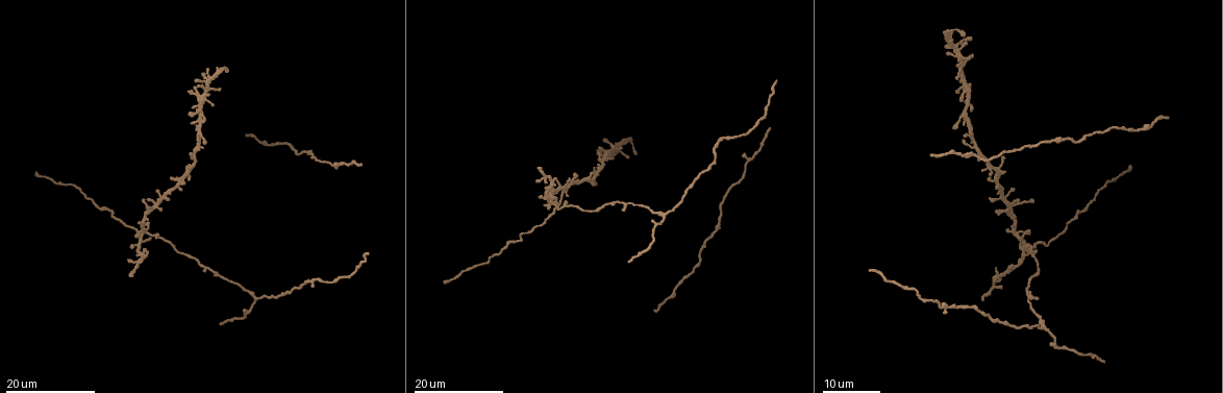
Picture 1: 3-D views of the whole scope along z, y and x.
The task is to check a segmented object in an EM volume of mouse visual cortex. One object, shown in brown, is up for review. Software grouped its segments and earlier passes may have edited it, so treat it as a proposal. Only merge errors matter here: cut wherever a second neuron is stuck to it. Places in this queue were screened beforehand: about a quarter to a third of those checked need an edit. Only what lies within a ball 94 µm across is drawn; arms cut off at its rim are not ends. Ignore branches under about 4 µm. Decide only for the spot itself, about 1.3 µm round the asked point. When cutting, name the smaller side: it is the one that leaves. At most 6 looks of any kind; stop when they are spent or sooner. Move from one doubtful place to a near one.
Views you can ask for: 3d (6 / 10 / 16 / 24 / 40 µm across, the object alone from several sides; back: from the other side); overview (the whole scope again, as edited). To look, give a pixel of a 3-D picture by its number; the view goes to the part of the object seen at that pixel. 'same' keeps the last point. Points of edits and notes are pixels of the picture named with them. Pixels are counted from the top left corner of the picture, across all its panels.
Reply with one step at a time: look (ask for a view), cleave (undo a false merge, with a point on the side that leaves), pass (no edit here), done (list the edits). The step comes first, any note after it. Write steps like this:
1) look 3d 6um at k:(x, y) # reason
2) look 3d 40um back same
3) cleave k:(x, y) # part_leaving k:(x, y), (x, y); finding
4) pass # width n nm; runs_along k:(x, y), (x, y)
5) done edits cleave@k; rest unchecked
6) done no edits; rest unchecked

look 3d 16um at 1:(1047, 328) # a fork

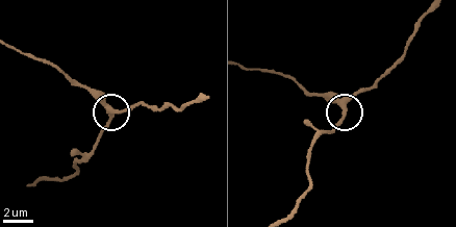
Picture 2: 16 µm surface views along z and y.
look 3d 10um at 2:(107, 111)

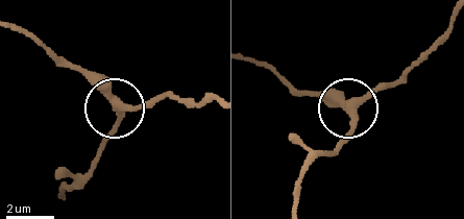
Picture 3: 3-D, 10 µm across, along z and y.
pass # arms 3; runs_along 3:(446, 30), (398, 78), (374, 86), (357, 102), (341, 148); all the same neuron

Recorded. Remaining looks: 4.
look 3d 16um at 1:(219, 276) # sudden change in width

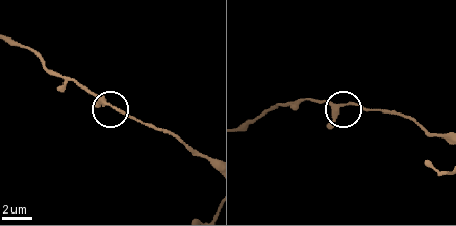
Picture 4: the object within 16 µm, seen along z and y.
look 3d 10um at 4:(119, 110) # zoom in

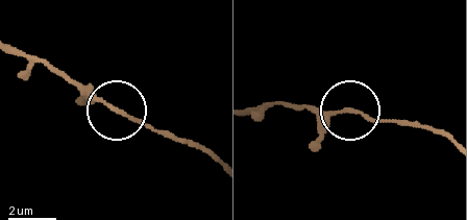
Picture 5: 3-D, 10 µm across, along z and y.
pass # runs_along 5:(211, 157), (115, 114), (64, 71); all the same neuron

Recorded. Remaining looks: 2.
look 3d 16um at 1:(1034, 248) # small branch off a trunk

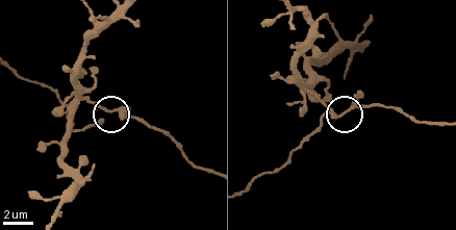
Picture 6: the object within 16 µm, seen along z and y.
look 3d 10um at 6:(337, 114)

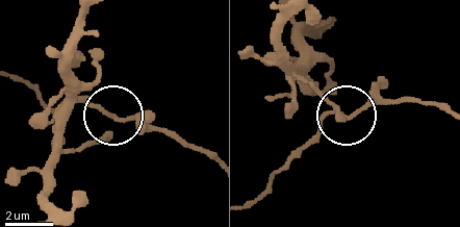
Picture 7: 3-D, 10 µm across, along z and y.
pass # runs_along 7:(442, 108), (377, 99), (329, 117), (307, 139); all the same neuron

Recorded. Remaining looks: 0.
done no edits; rest unchecked

